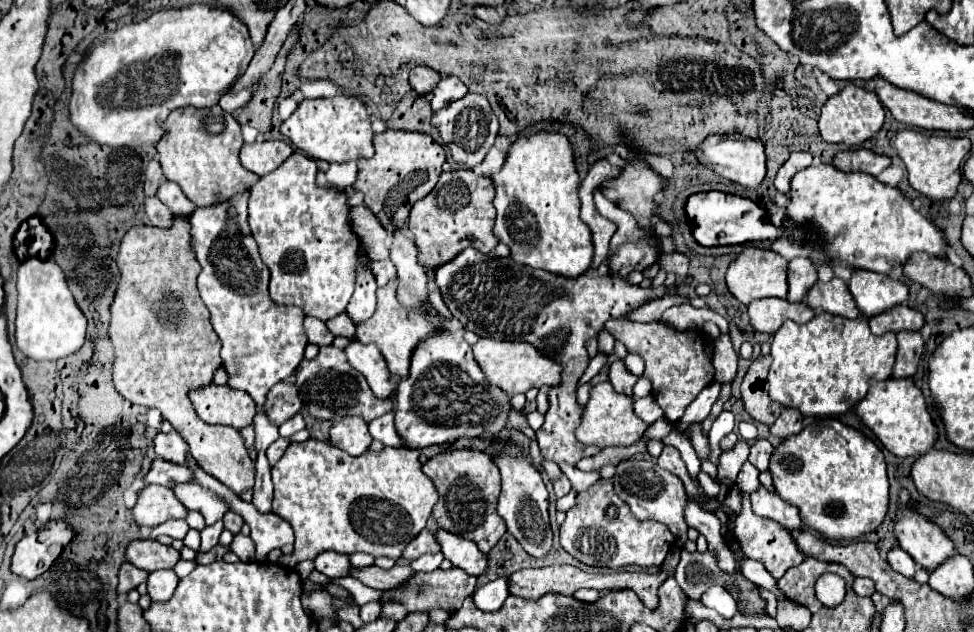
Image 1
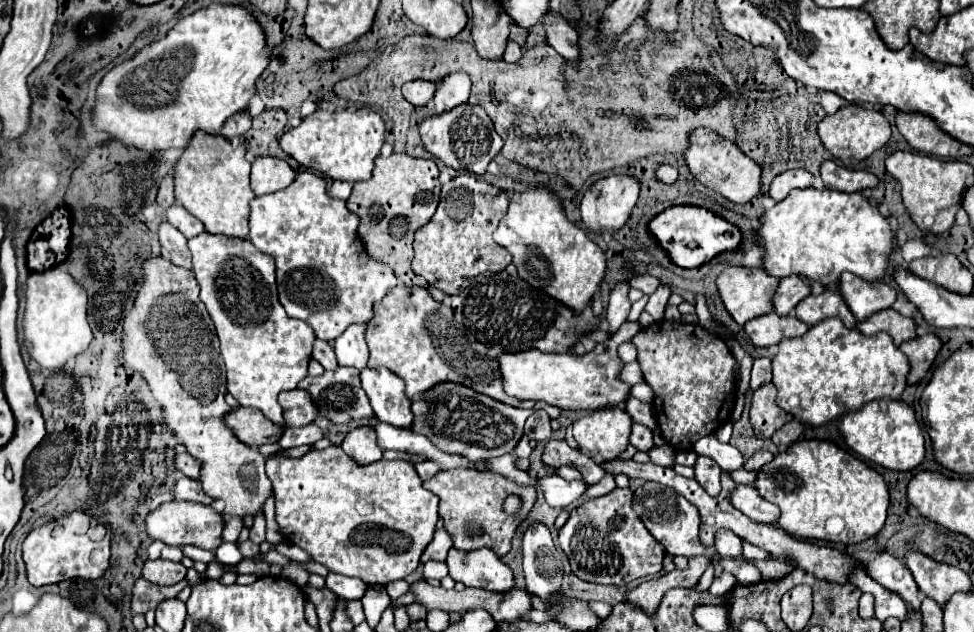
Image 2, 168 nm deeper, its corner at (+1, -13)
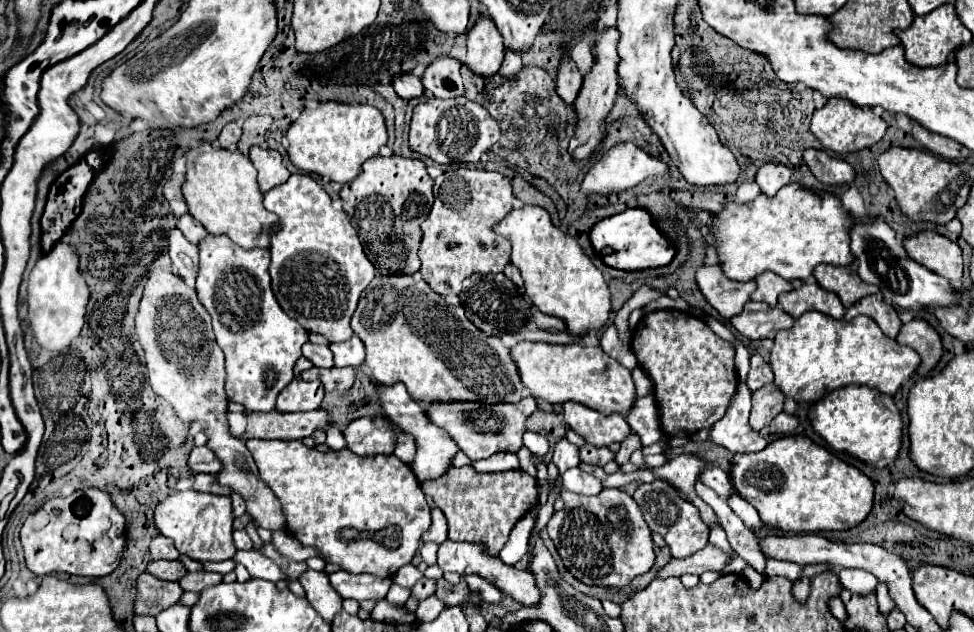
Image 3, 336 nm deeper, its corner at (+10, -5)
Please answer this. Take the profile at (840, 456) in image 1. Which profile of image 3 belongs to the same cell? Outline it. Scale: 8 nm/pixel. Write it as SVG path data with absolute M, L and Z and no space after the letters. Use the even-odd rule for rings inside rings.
M804 435L774 439L762 451L734 455L732 481L736 493L752 503L766 525L788 533L852 529L872 511L874 481Z

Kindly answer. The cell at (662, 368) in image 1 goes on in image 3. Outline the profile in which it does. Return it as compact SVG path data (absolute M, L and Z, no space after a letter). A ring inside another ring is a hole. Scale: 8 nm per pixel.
M652 311L644 313L632 333L632 351L638 365L648 373L654 383L654 397L660 411L662 431L668 437L690 437L702 427L712 427L724 415L732 393L736 393L736 367L734 347L720 339L704 319L684 311Z

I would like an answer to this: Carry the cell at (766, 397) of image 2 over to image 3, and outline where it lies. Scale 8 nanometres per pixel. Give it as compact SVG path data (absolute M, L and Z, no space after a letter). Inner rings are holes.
M768 383L752 393L752 411L750 411L750 427L754 431L762 431L780 411L782 411L784 395L780 389L776 391L774 383Z

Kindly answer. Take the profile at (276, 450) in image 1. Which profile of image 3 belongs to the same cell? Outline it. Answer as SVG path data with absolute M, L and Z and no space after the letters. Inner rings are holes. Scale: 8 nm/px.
M277 530L272 531L272 545L274 549L284 555L288 561L306 561L308 557L320 557L320 553L316 553L316 549L306 549L304 545L300 545L300 541L296 541L290 533Z

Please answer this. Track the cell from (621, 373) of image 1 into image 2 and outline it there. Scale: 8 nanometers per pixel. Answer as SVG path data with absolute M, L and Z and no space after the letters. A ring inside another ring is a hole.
M629 397L627 403L625 403L625 411L631 415L631 419L633 419L635 423L641 423L641 425L653 429L653 431L657 429L657 421L655 421L655 417L653 417L653 409L651 409L649 403L641 403L639 399Z

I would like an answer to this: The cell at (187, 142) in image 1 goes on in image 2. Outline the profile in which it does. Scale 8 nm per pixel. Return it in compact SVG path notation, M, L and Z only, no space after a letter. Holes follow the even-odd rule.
M197 131L177 161L175 199L191 215L203 221L207 233L249 239L249 201L255 195L249 187L249 173L251 163L245 159L243 145L235 149L225 137Z

